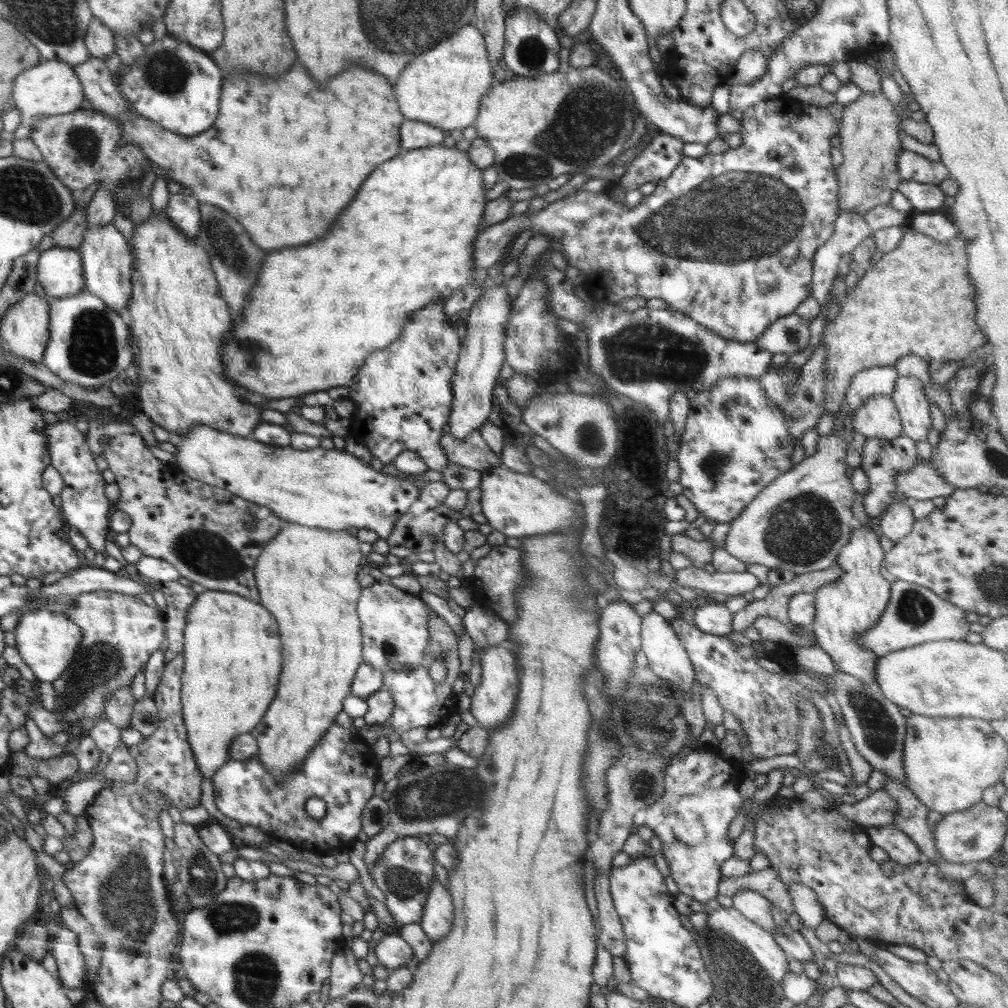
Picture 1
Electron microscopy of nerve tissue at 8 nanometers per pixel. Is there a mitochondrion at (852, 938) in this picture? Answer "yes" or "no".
no

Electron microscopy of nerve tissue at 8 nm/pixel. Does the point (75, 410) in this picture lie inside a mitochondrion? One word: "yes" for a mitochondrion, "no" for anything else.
no

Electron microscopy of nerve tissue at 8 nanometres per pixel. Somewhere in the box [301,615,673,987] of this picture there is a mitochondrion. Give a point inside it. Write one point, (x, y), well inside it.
(443, 793)

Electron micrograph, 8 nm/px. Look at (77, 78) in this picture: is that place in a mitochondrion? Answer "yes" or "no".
no

